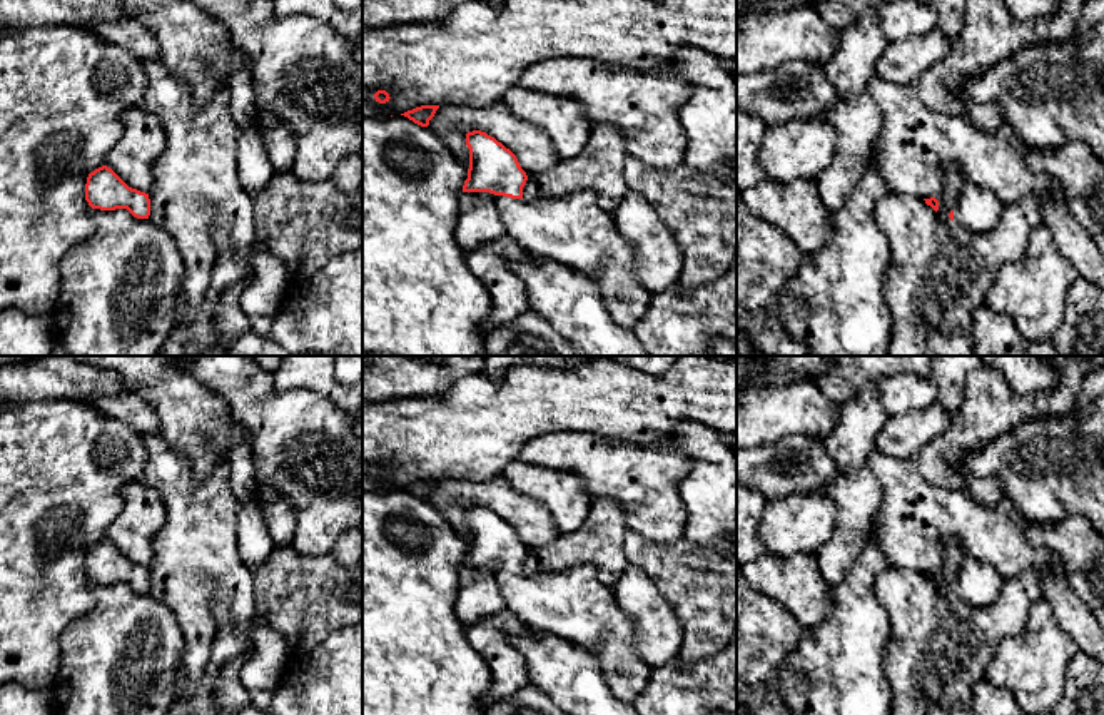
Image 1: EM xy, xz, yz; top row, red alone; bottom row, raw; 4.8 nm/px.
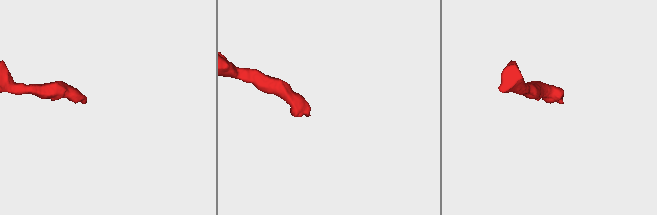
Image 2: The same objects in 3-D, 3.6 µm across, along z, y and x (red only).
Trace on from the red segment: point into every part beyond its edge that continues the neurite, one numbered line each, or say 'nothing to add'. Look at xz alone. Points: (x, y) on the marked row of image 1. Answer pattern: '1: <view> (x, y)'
1: xz (575, 231)

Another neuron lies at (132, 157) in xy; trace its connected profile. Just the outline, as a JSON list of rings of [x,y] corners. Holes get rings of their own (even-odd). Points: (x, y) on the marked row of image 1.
[[[132,107],[120,117],[124,134],[105,157],[129,187],[150,194],[154,164],[165,147],[165,132],[159,117],[144,107]]]

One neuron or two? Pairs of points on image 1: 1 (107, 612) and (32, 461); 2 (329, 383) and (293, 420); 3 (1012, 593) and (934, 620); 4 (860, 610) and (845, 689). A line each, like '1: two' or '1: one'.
1: two
2: two
3: one
4: one

